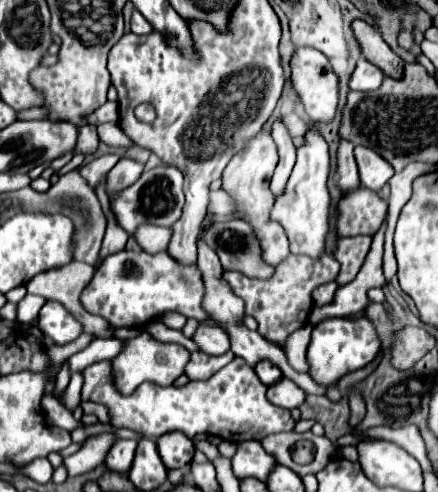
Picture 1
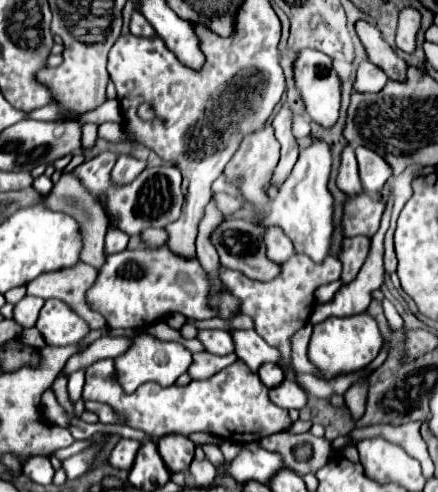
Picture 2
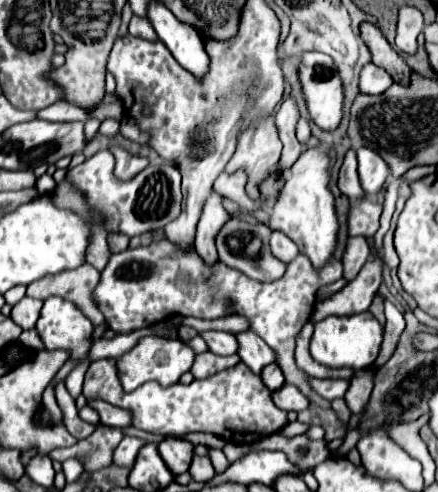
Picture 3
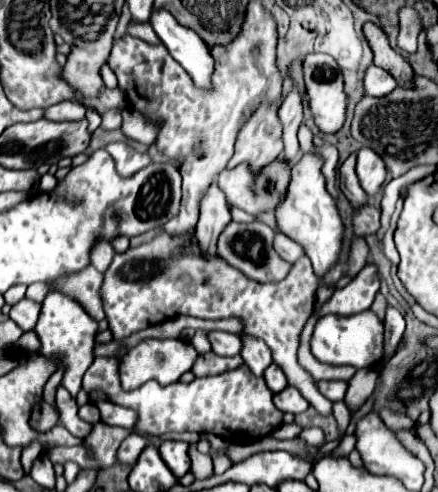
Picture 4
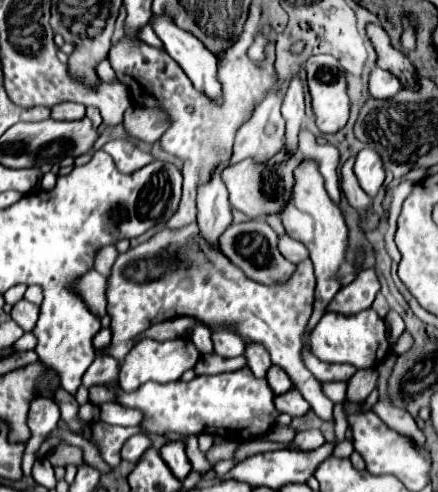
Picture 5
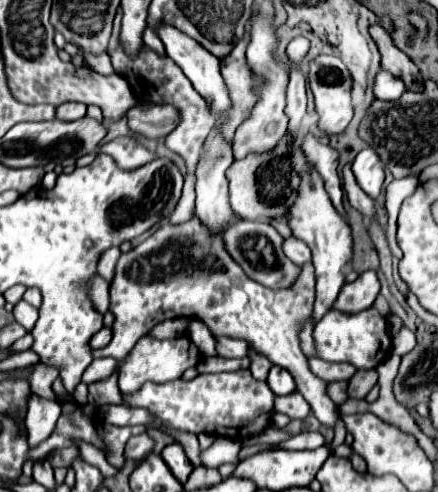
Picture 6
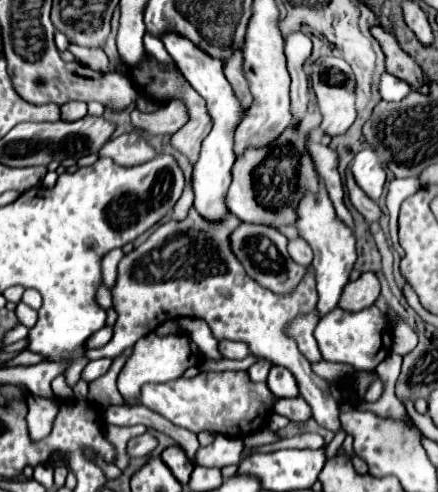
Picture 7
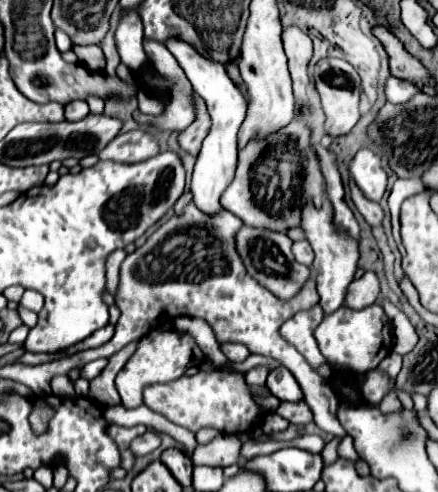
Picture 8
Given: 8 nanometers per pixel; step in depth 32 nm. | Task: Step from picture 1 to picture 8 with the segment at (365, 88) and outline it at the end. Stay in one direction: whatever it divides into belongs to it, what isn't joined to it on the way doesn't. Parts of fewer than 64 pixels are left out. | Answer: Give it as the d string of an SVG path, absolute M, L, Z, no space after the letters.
M388 78L386 88L384 88L388 100L392 104L406 104L408 100L412 100L416 94L420 94L420 88L416 84L410 84L406 80L398 80L398 78Z

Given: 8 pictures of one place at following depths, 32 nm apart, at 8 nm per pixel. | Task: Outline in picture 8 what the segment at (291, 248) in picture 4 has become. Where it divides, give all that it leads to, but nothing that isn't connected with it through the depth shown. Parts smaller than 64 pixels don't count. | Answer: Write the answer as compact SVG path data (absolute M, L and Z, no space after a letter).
M300 240L300 242L294 242L292 246L292 252L296 256L296 260L304 266L312 266L314 262L314 252L312 252L312 246L308 244L308 240Z

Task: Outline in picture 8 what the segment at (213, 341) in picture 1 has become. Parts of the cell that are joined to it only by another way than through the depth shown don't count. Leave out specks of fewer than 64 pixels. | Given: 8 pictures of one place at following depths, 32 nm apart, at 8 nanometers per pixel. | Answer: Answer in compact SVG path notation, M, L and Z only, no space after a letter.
M222 344L220 348L222 348L224 356L226 356L232 364L244 362L244 360L248 358L248 354L250 354L248 348L244 348L244 344Z

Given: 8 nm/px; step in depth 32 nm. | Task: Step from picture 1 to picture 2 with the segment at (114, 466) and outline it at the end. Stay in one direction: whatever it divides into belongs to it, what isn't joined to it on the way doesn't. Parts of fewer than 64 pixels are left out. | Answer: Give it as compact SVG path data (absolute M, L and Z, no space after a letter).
M122 438L120 444L116 444L116 448L112 450L112 464L114 468L124 468L130 470L136 458L136 452L140 448L140 440L132 440L132 438Z

